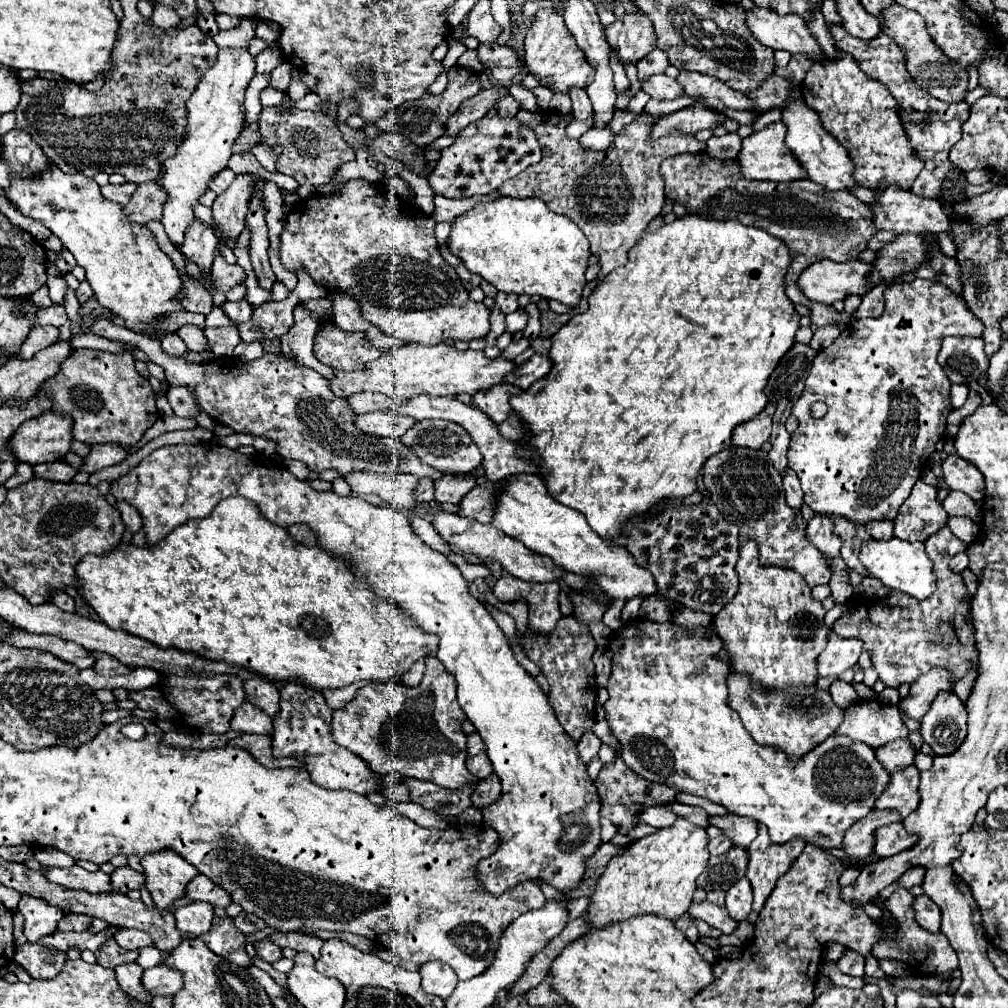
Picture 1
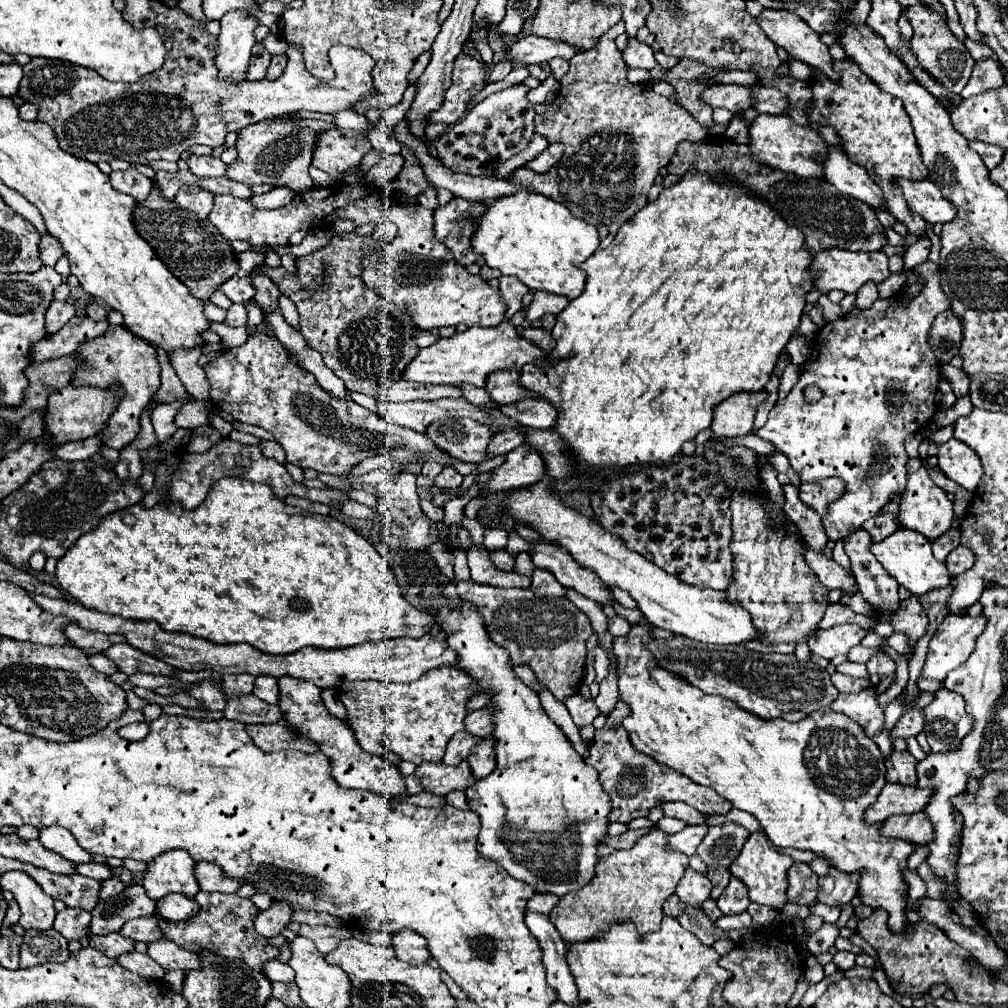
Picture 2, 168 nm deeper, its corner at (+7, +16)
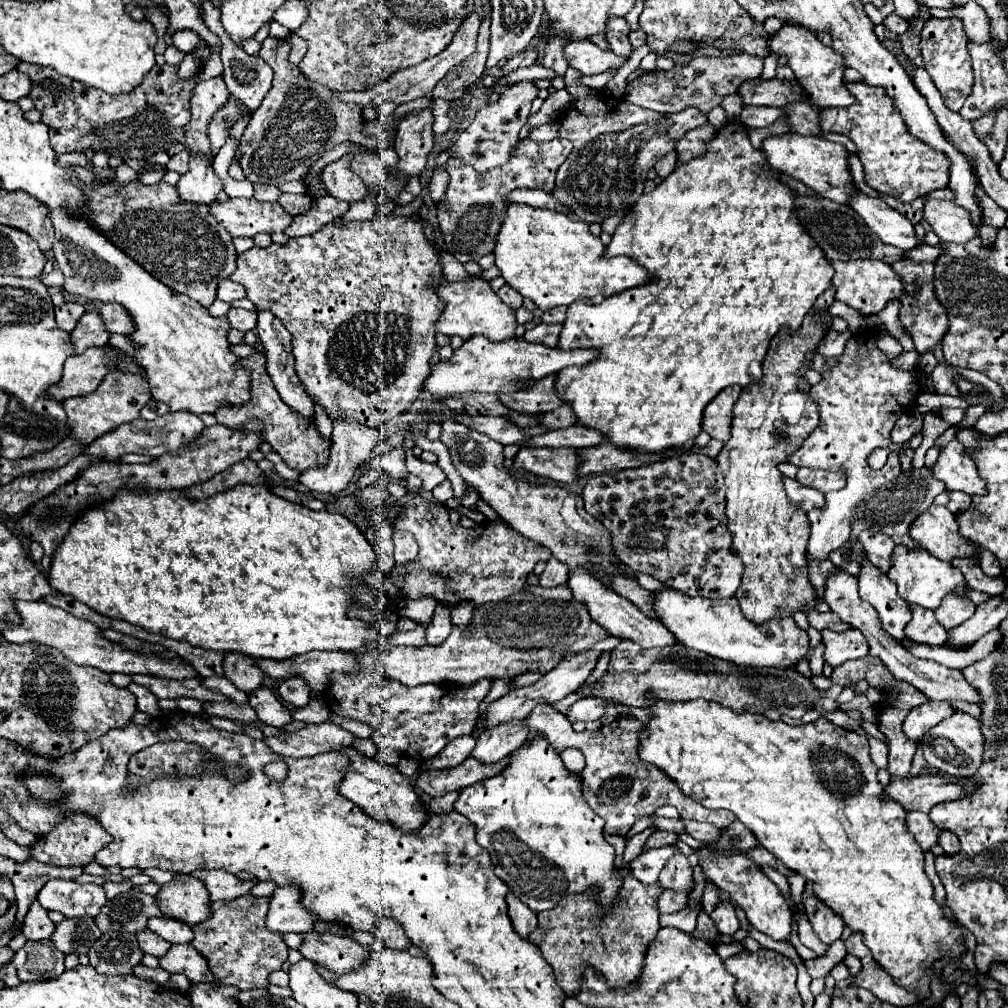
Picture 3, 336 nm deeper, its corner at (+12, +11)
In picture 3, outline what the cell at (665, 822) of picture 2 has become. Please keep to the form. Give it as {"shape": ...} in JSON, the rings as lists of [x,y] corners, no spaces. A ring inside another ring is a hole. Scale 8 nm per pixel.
{"shape":[[[646,829],[643,832],[636,834],[626,842],[626,847],[623,853],[625,862],[630,863],[641,854],[641,850],[654,829]]]}

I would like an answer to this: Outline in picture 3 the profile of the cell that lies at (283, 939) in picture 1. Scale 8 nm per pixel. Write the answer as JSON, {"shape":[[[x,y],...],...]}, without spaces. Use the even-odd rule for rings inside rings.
{"shape":[[[310,931],[304,935],[304,945],[300,953],[318,963],[328,967],[334,973],[352,973],[362,969],[370,959],[372,949],[368,945],[360,945],[350,937],[332,935],[332,933],[318,933]]]}

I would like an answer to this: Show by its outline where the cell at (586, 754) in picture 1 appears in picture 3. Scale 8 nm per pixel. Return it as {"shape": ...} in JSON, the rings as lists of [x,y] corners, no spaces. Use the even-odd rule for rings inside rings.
{"shape":[[[586,697],[586,699],[578,699],[570,707],[568,719],[570,721],[596,721],[604,715],[604,711],[606,711],[606,701]]]}

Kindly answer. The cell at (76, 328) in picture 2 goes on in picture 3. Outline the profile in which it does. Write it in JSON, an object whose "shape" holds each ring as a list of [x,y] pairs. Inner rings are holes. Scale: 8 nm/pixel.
{"shape":[[[88,311],[84,317],[80,317],[80,325],[72,331],[72,343],[76,347],[76,353],[84,353],[88,347],[104,347],[108,345],[110,333],[104,327],[102,315],[98,311]]]}

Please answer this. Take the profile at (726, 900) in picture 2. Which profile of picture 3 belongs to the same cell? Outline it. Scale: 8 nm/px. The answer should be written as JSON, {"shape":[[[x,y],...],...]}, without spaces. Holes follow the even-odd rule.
{"shape":[[[720,903],[710,917],[712,917],[712,921],[716,923],[716,929],[722,935],[734,935],[740,929],[740,921],[736,917],[736,909],[730,903]]]}

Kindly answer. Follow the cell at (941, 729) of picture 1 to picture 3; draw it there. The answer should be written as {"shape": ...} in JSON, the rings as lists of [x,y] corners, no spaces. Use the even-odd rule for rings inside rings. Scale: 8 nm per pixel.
{"shape":[[[956,711],[952,717],[948,717],[948,721],[942,721],[940,725],[932,727],[924,737],[922,737],[922,749],[924,749],[924,757],[926,761],[948,773],[948,775],[956,775],[956,777],[972,777],[980,765],[982,765],[982,753],[984,753],[984,735],[980,731],[980,723],[970,717],[968,713]]]}

